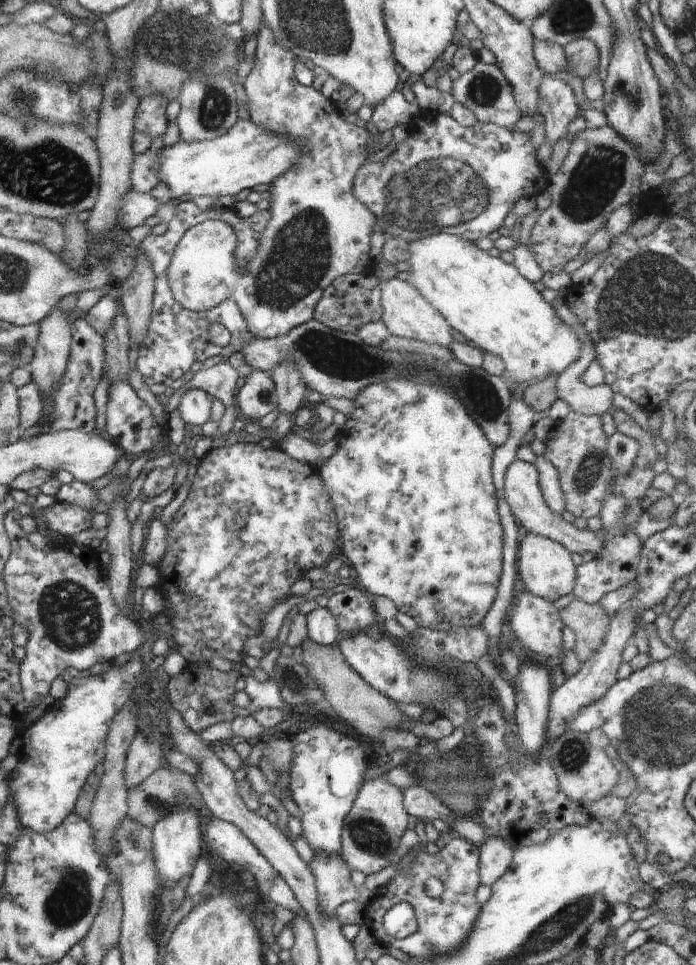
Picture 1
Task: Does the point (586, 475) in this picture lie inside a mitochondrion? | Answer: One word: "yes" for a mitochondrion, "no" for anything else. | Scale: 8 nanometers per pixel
yes

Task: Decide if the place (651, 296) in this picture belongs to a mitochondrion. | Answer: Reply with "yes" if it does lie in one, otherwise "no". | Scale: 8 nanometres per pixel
yes

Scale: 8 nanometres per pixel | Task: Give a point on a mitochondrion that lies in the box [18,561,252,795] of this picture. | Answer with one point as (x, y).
(70, 614)

